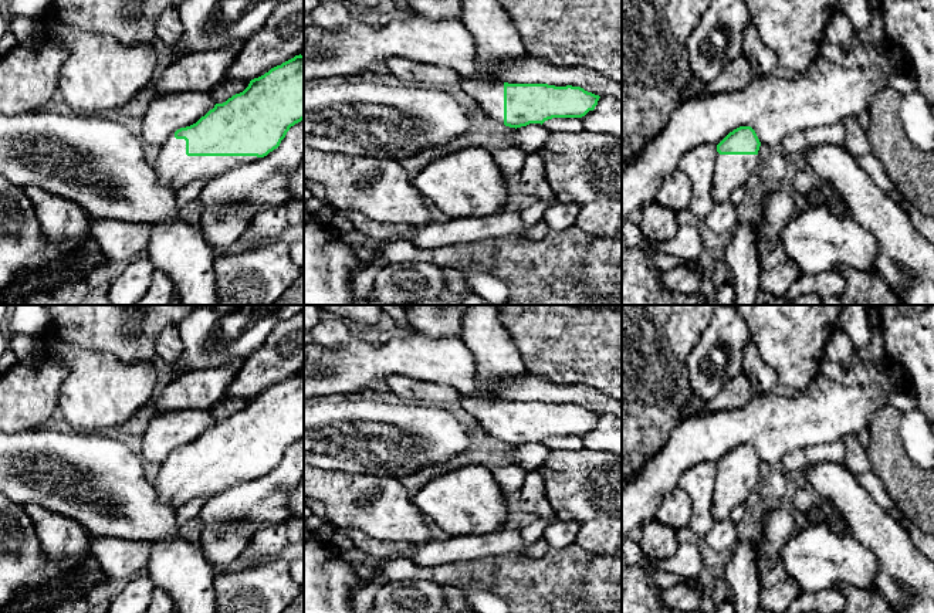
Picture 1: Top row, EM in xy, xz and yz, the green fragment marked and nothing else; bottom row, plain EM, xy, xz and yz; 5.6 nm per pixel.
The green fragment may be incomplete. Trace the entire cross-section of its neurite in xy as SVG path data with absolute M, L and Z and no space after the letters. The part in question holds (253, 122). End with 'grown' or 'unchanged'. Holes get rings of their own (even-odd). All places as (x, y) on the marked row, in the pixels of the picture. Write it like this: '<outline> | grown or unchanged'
M304 55L251 81L221 81L210 91L216 105L196 123L180 128L160 146L152 163L159 182L173 193L199 179L216 179L277 149L291 126L304 119Z | grown

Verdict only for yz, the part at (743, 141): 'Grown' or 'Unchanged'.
Grown

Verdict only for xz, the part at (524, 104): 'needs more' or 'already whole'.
needs more

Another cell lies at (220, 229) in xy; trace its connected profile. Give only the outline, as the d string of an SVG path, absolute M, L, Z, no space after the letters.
M237 207L199 210L197 228L213 250L227 253L253 223L256 213Z

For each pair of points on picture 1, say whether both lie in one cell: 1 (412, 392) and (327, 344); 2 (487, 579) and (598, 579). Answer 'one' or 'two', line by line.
1: two
2: one

